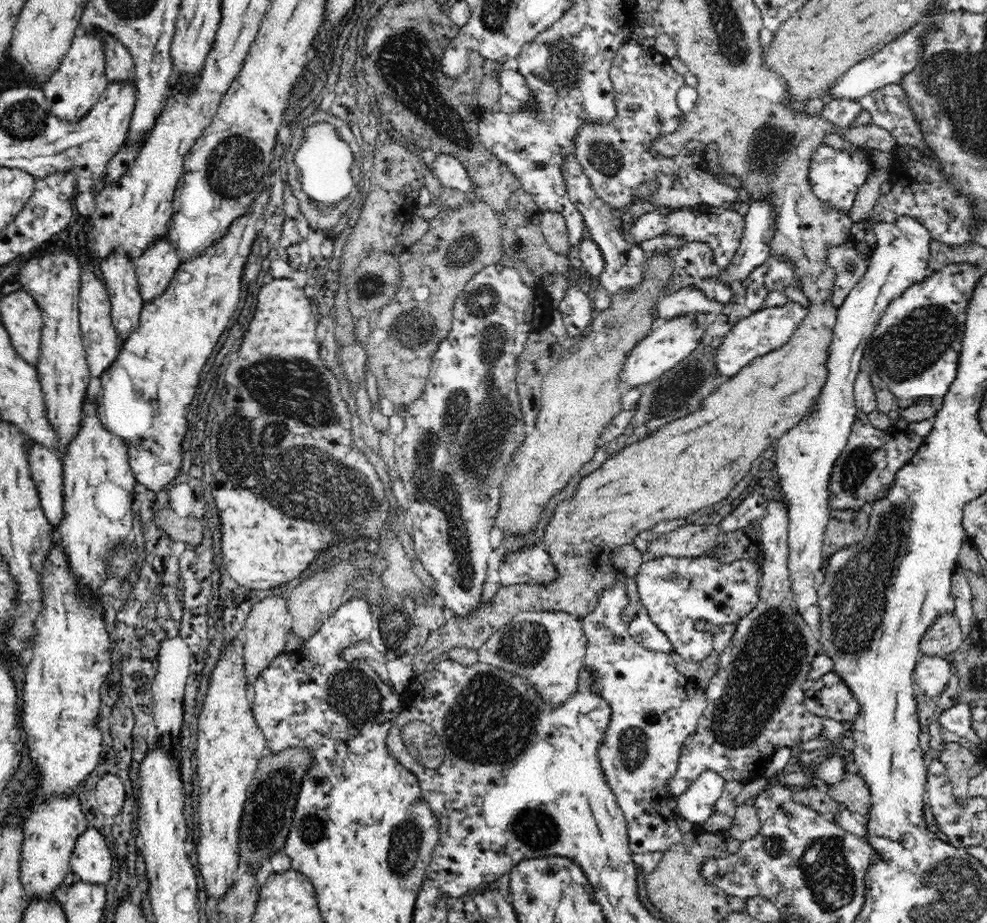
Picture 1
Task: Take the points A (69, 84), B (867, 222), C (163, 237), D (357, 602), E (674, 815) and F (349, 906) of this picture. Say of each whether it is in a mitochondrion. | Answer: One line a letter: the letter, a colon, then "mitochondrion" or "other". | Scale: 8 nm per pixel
A: other
B: other
C: other
D: other
E: other
F: other

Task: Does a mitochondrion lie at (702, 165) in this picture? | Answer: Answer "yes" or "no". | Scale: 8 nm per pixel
no

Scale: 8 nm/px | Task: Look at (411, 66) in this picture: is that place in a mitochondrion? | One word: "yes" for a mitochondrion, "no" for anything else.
yes

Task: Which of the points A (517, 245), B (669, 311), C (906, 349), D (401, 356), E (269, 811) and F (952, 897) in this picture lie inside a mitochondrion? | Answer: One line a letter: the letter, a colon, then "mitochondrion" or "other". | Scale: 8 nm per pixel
A: mitochondrion
B: other
C: mitochondrion
D: mitochondrion
E: mitochondrion
F: mitochondrion

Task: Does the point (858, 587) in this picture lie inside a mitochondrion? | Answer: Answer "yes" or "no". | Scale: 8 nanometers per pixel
yes

